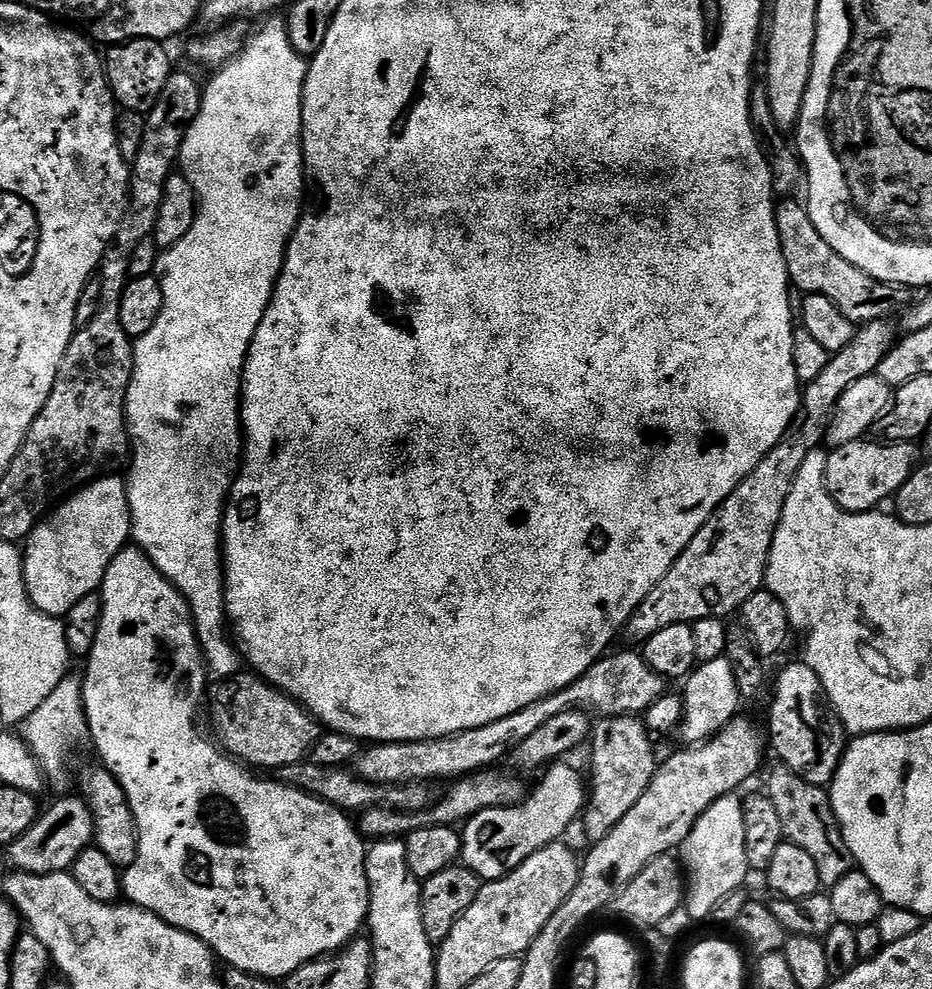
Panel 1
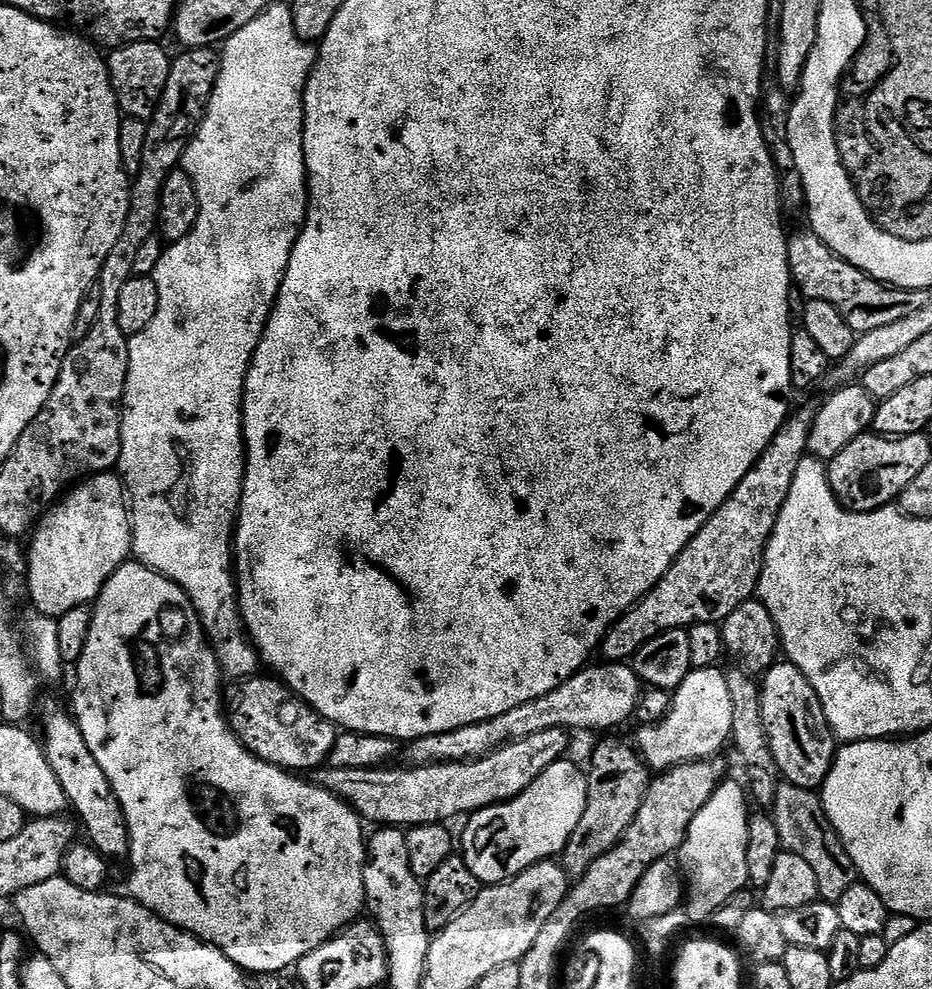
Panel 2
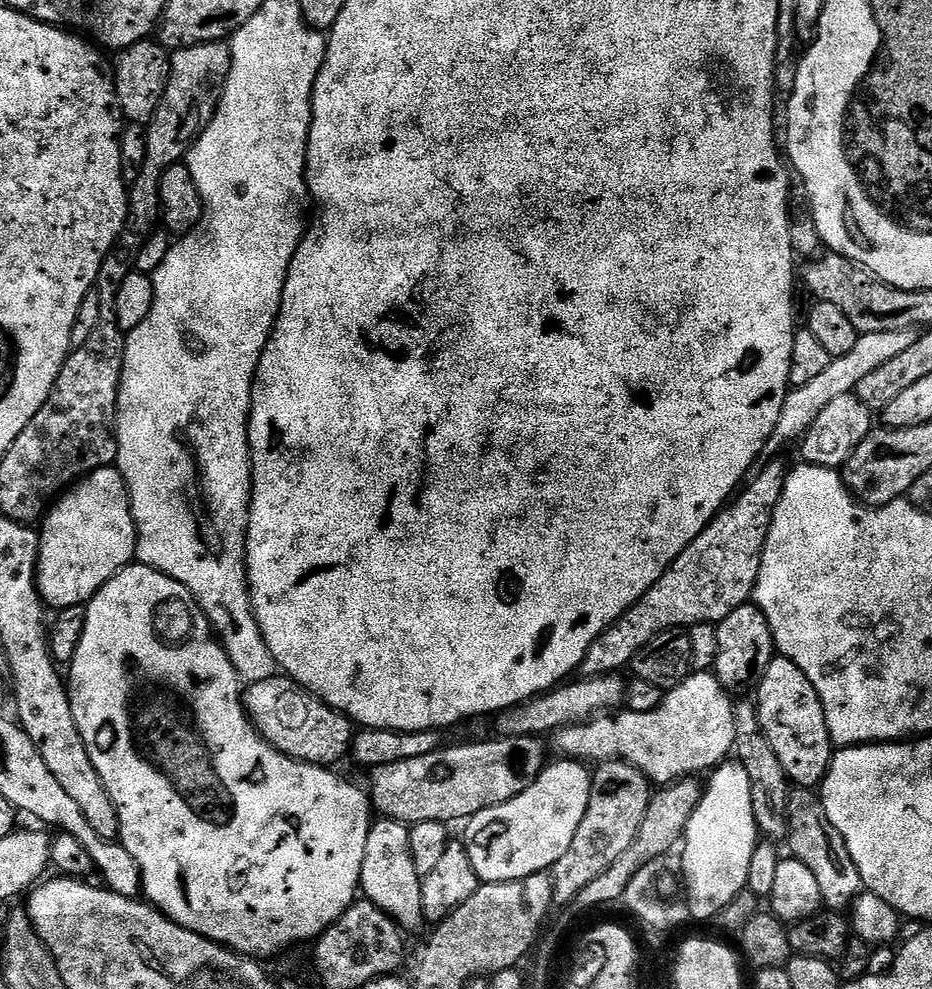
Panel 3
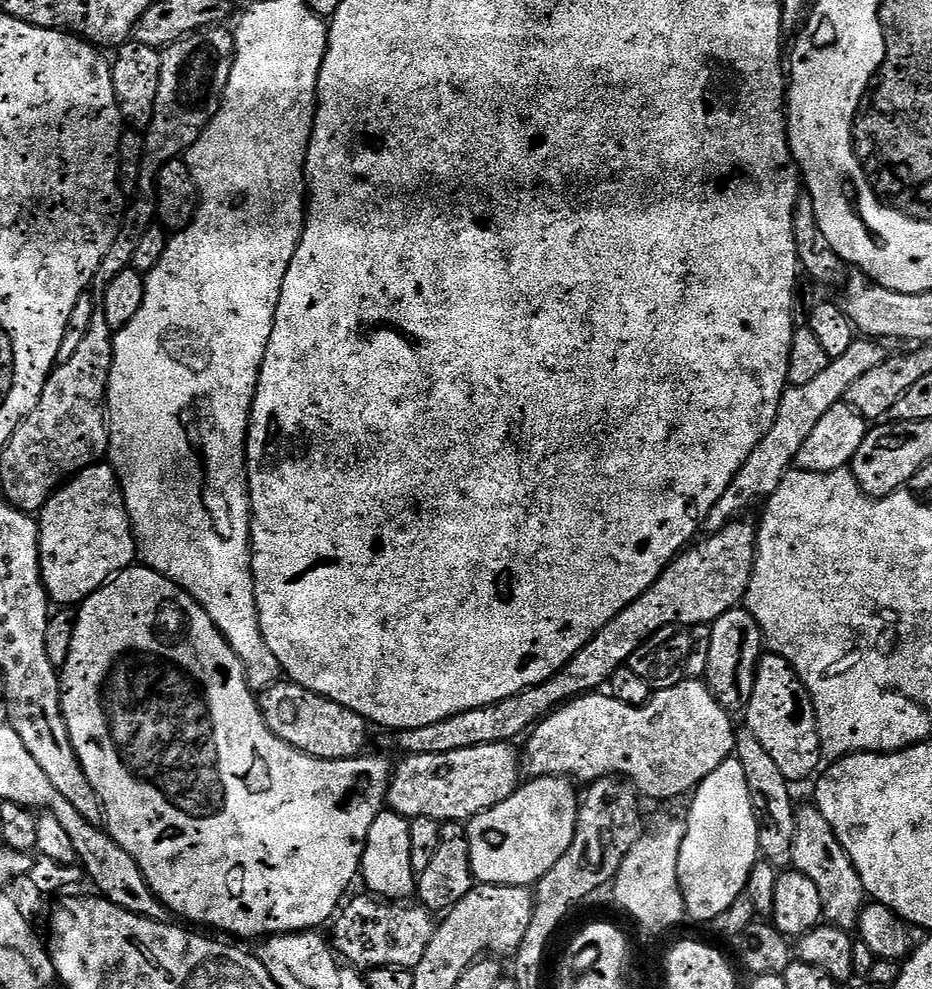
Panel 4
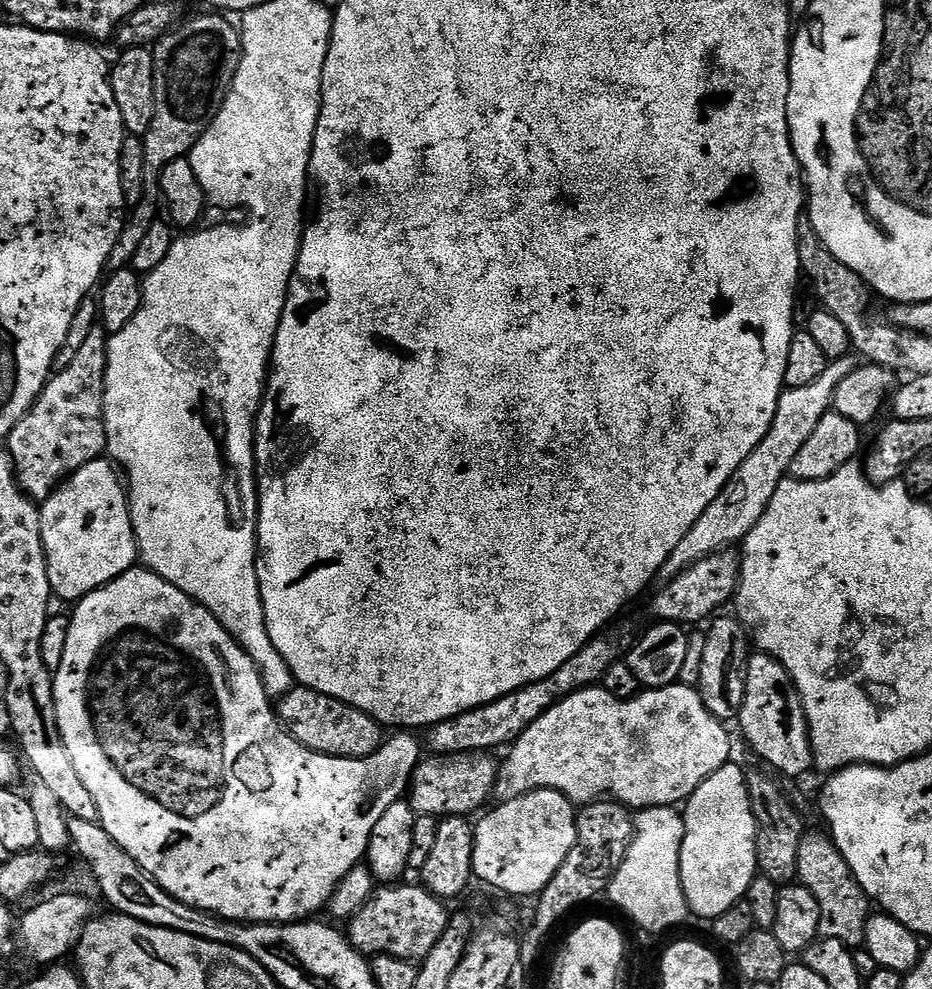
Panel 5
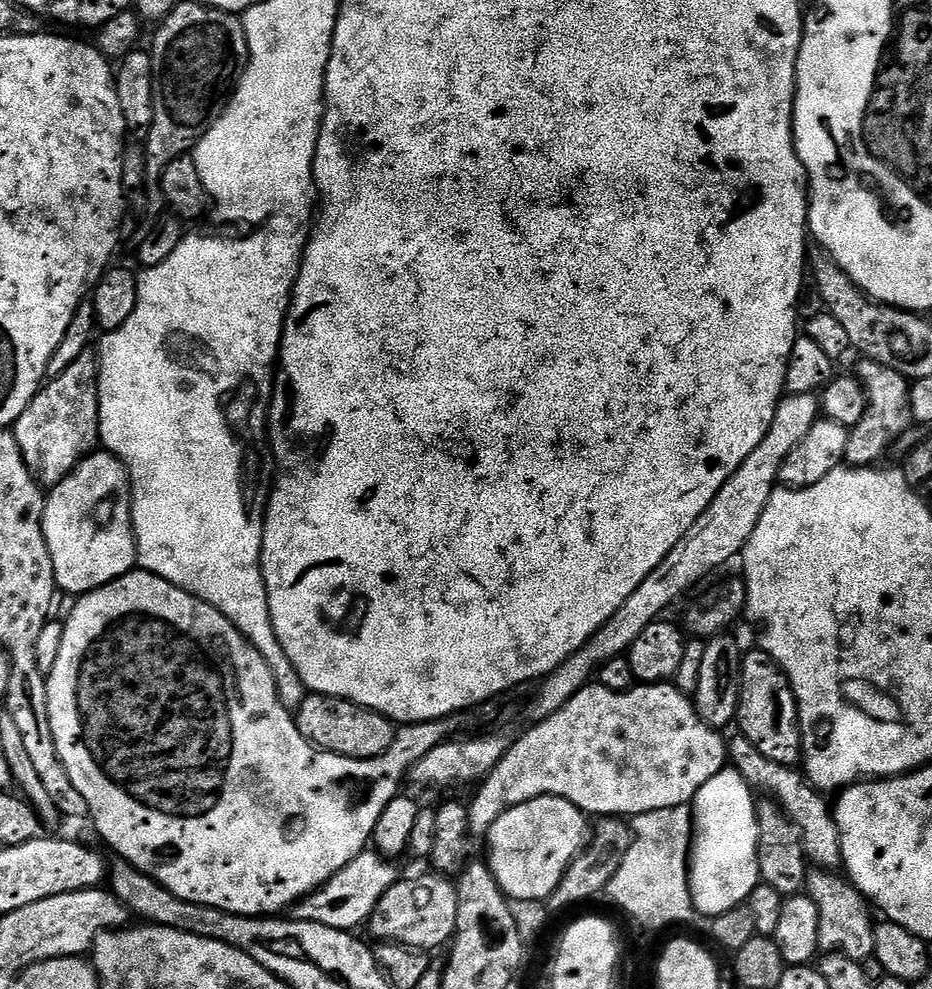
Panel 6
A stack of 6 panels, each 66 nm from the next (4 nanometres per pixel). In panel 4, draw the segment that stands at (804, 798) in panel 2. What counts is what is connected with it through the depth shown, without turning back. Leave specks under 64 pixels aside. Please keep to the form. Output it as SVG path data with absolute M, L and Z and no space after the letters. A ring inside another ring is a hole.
M797 807L791 867L797 872L806 874L806 878L810 878L814 886L818 886L818 894L822 894L824 920L827 923L849 930L859 925L860 915L866 903L862 878L850 854L846 854L842 842L838 842L838 834L834 834L830 822L826 822L819 807Z

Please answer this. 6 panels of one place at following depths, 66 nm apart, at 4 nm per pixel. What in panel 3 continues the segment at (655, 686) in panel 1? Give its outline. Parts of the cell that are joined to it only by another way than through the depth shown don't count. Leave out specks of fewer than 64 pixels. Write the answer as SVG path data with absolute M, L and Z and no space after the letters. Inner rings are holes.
M623 675L590 676L576 678L539 695L531 700L503 713L499 717L501 737L534 736L543 737L543 732L555 734L569 724L583 724L603 713L605 710L616 710L626 700L626 680ZM576 680L576 681L575 681ZM573 683L573 684L572 684ZM620 704L620 705L619 705Z

